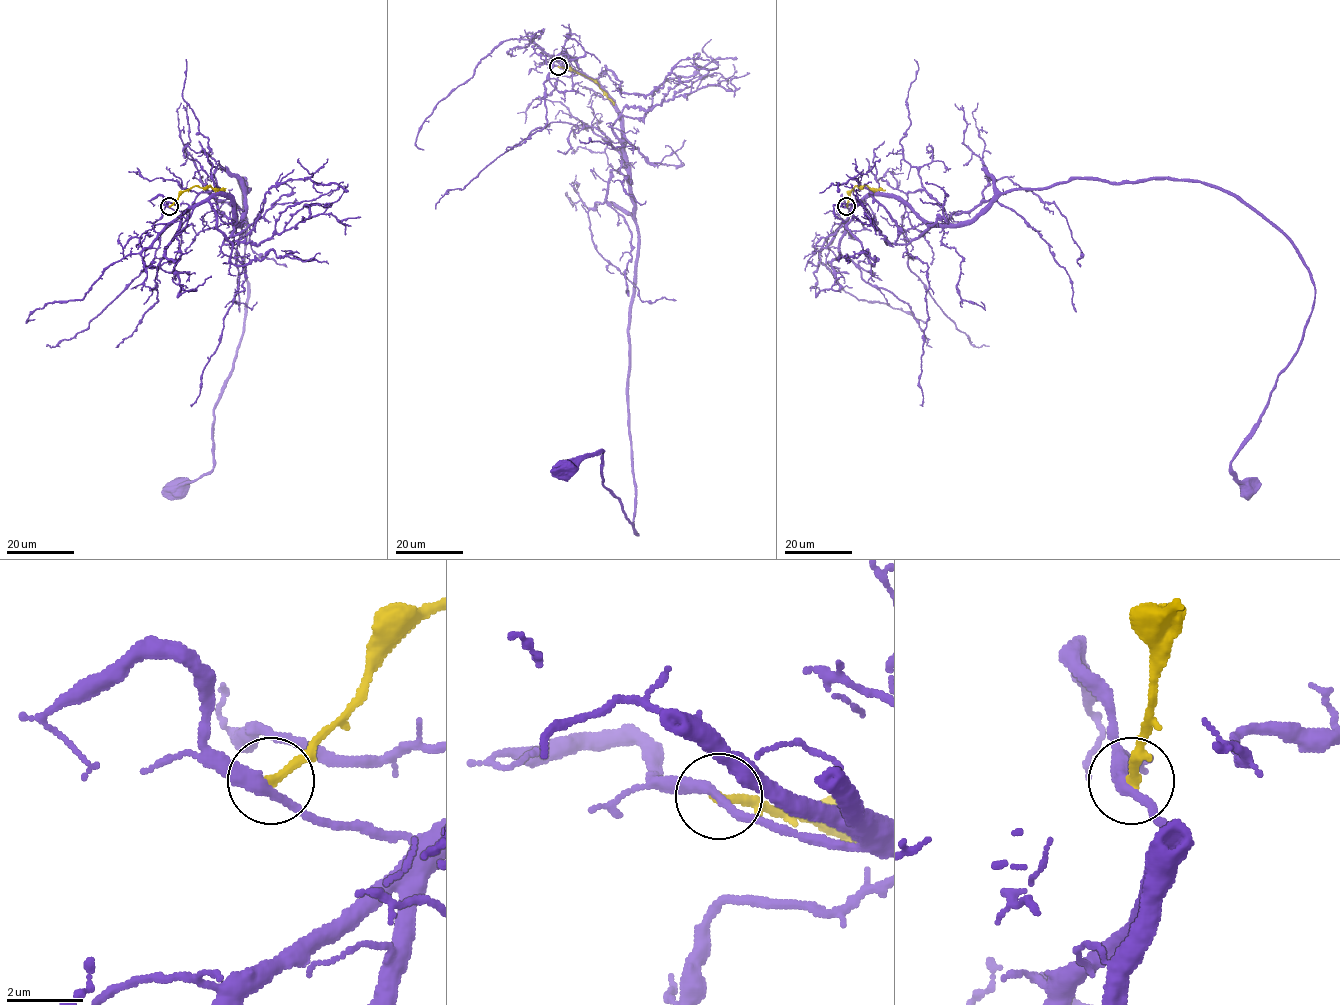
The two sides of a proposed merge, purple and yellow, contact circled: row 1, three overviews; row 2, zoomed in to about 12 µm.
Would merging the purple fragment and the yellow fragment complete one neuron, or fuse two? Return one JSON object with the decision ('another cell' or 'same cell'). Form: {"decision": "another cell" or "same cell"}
{"decision": "another cell"}

